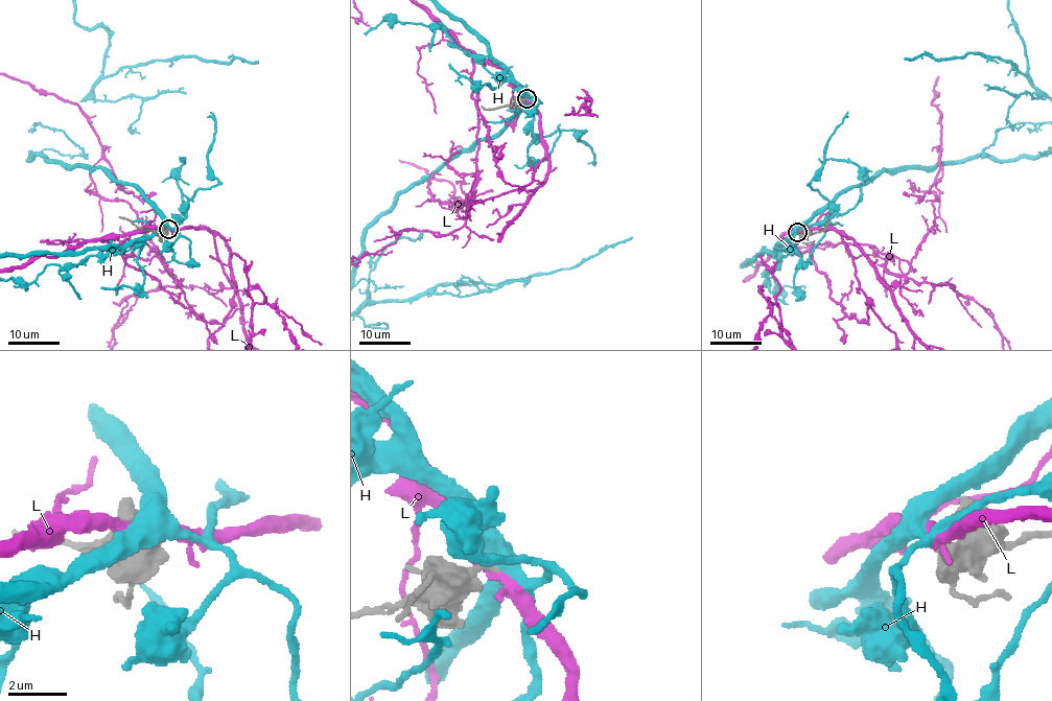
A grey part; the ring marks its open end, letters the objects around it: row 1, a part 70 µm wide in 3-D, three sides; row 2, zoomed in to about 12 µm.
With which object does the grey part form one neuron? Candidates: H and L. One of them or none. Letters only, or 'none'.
H

